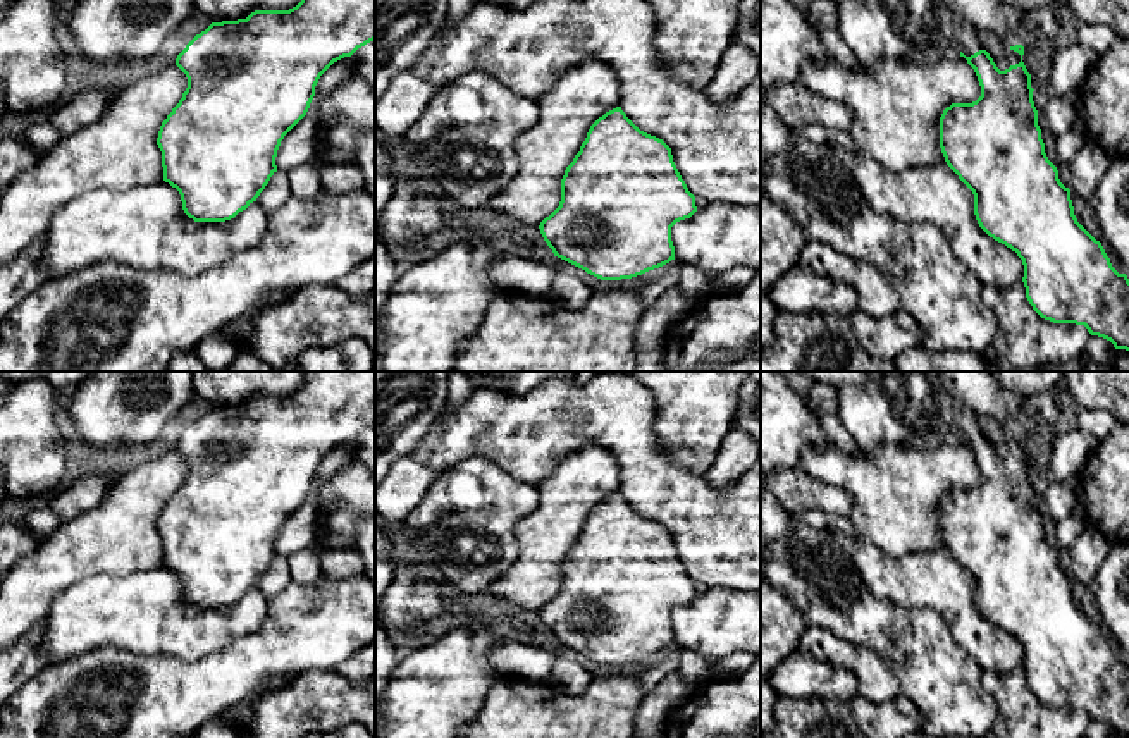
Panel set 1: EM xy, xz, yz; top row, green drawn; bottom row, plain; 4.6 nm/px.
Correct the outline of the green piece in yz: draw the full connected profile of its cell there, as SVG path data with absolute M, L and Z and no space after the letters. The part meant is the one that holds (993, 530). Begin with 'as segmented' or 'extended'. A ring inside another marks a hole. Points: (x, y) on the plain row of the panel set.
as segmented | M1015 430L1010 435L1021 440L1021 447L1005 456L996 452L986 435L971 442L960 437L960 442L978 461L981 482L972 489L952 489L943 495L940 502L941 538L947 550L972 576L974 600L979 612L1022 645L1022 667L1033 695L1053 709L1084 710L1091 721L1110 726L1115 735L1129 736L1129 664L1112 652L1101 628L1077 607L1070 575L1060 568L1057 552L1045 538L1038 495L1033 487L1031 459L1022 447L1024 432Z

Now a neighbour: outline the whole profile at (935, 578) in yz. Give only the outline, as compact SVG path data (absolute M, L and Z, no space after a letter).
M830 533L876 597L897 607L938 611L955 643L981 671L1009 673L1022 666L1022 645L979 612L972 576L947 549L895 557L857 537Z

